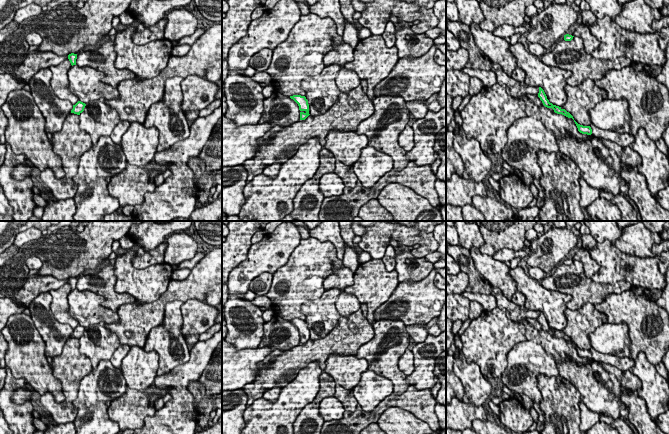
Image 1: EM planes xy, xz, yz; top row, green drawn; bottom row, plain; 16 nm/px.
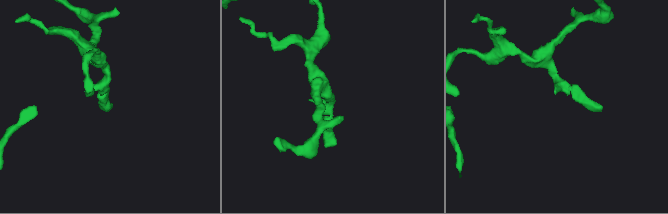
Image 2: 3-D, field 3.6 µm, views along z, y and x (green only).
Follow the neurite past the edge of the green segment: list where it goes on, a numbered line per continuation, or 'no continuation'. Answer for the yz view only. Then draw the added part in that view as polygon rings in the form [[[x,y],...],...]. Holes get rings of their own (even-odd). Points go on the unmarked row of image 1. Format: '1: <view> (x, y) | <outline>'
1: yz (624, 363) | [[[591,348],[590,351],[592,353],[592,358],[591,358],[592,360],[596,362],[603,362],[606,364],[610,364],[623,372],[629,370],[635,365],[634,360],[631,360],[628,357],[620,358],[614,355],[602,354],[602,353],[597,352],[593,348]]]

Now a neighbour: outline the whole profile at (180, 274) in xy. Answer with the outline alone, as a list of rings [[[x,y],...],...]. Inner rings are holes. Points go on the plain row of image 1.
[[[187,268],[174,270],[171,278],[173,280],[184,280],[189,276],[190,272],[191,270]]]

